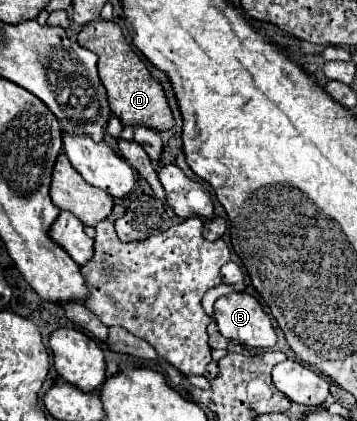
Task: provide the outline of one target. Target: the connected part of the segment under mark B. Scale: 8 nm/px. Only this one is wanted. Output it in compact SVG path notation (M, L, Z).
M229 293L215 301L215 323L219 333L245 347L269 349L277 335L269 315L249 293Z

